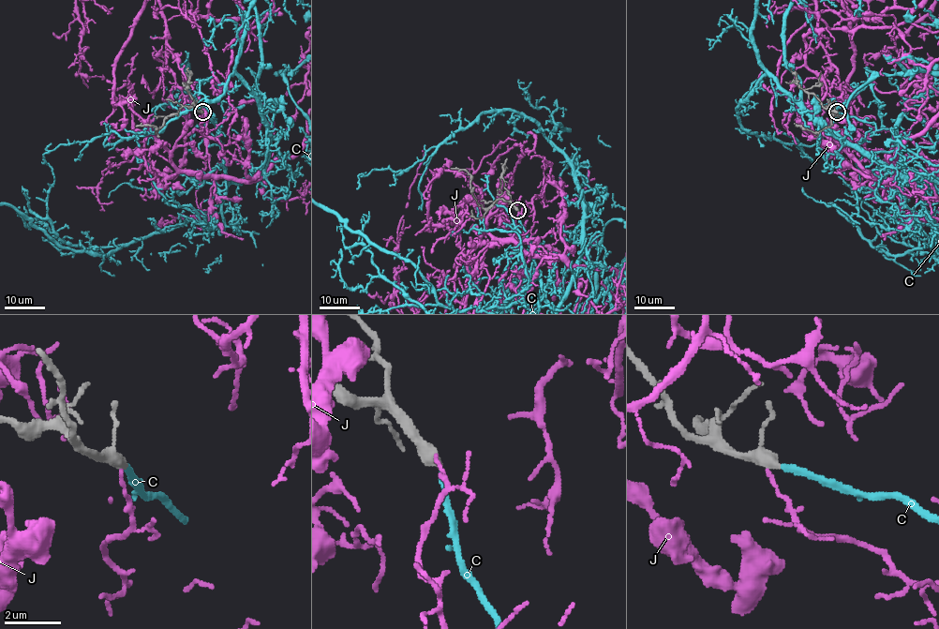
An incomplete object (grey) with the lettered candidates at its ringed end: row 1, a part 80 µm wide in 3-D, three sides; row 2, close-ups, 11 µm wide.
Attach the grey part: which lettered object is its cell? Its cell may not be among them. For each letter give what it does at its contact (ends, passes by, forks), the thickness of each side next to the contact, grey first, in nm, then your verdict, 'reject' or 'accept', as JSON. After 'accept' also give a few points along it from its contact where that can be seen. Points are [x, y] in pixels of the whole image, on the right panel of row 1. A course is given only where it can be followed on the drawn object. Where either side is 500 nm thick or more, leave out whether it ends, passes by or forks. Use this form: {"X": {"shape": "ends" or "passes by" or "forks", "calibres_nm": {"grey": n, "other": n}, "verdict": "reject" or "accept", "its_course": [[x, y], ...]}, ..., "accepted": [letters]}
{"C": {"shape": "ends", "calibres_nm": {"grey": 320, "other": 220}, "verdict": "accept"}, "J": {"shape": "ends", "calibres_nm": {"grey": 360, "other": 100}, "verdict": "reject"}, "accepted": ["C"]}

